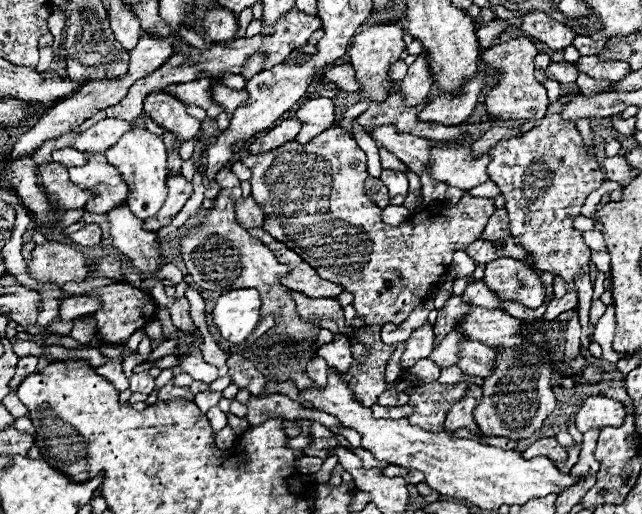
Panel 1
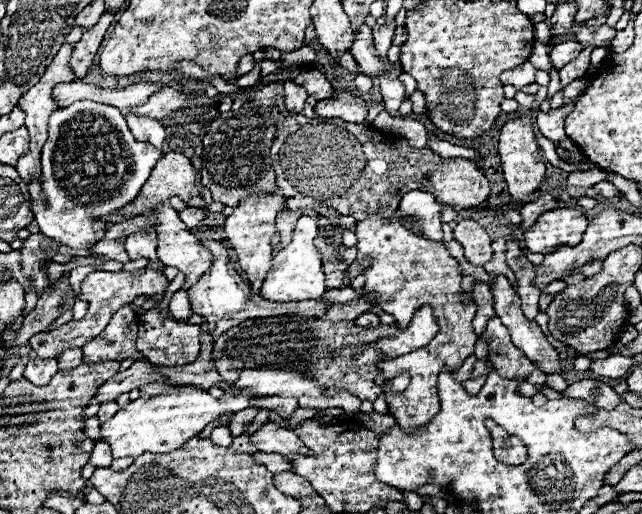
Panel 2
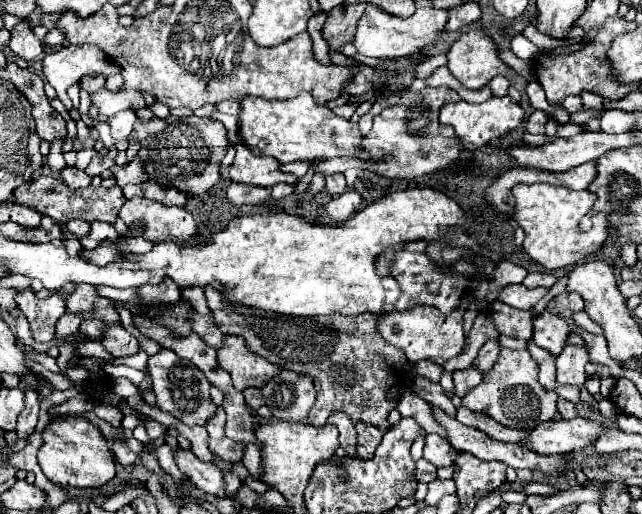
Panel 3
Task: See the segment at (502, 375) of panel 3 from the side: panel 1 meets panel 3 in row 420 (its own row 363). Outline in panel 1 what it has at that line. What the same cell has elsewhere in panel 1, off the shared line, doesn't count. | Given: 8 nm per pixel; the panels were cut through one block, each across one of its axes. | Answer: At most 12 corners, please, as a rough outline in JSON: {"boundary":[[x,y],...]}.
{"boundary":[[530,344],[498,350],[474,418],[526,440],[556,408],[552,370]]}

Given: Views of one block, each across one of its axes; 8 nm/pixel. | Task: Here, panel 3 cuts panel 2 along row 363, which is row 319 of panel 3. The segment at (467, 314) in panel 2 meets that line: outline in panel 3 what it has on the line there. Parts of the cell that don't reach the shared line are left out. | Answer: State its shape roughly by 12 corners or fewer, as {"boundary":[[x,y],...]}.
{"boundary":[[470,296],[442,314],[414,306],[380,318],[378,330],[408,362],[444,364],[464,346]]}

